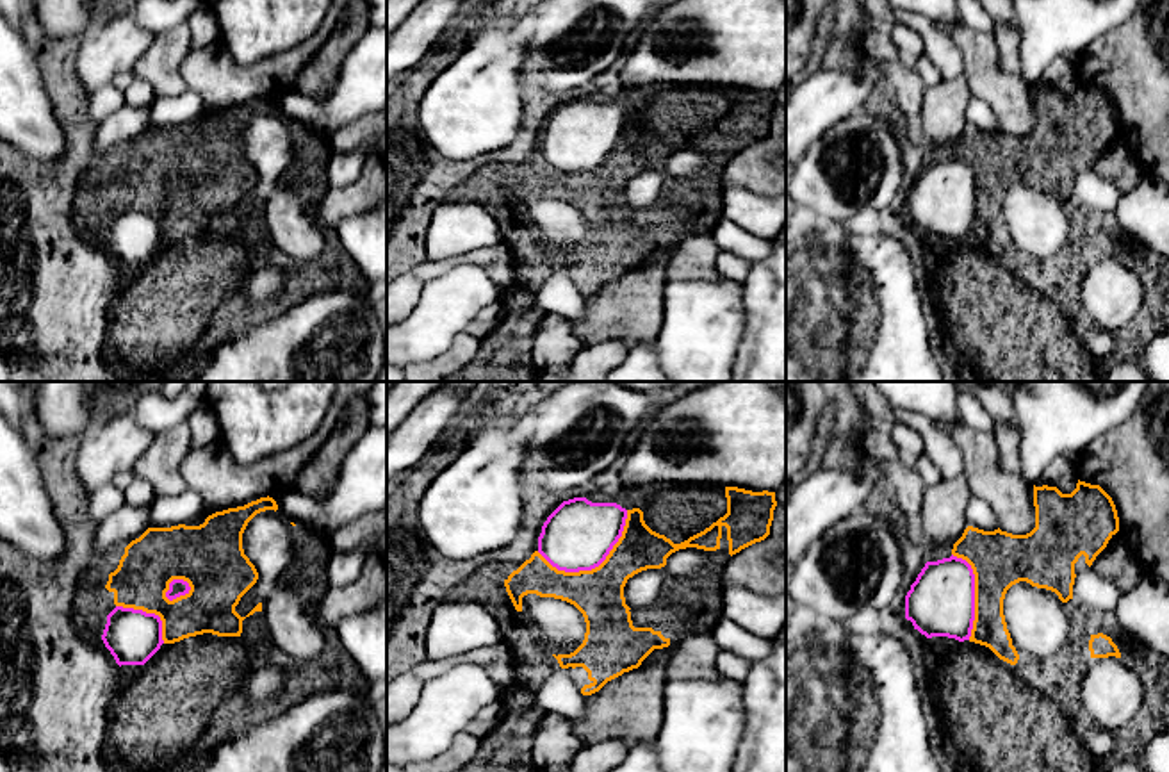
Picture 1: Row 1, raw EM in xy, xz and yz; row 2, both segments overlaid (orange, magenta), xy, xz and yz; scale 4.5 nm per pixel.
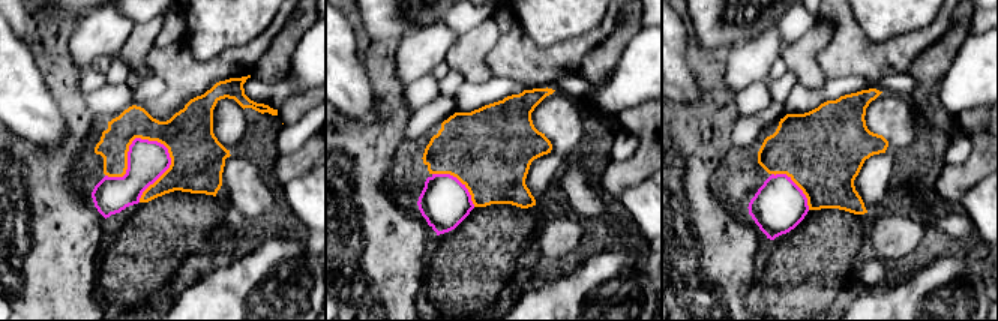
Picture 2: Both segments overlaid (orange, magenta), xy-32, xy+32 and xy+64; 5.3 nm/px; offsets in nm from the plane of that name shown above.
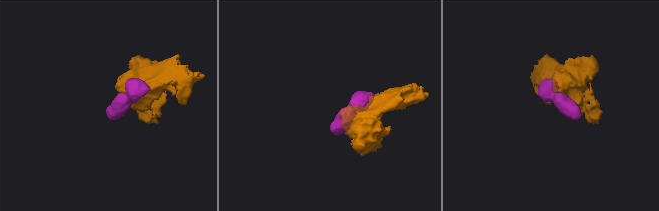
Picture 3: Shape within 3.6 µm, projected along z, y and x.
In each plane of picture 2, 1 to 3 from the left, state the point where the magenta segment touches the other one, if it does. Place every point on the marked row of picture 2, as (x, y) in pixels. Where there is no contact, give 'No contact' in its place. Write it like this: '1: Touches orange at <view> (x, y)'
1: Touches orange at xy-32 (128, 149)
2: Touches orange at xy+32 (458, 179)
3: Touches orange at xy+64 (796, 183)

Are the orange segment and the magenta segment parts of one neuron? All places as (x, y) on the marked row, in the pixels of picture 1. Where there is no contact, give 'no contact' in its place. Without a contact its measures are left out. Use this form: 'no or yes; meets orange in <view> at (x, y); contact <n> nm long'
no; meets orange in xz at (596, 567); contact 460 nm long

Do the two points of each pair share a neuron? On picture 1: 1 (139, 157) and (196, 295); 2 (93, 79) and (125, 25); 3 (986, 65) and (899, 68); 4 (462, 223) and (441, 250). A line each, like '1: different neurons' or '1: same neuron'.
1: same neuron
2: same neuron
3: different neurons
4: same neuron

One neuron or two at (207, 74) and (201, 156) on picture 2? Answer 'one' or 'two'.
two

